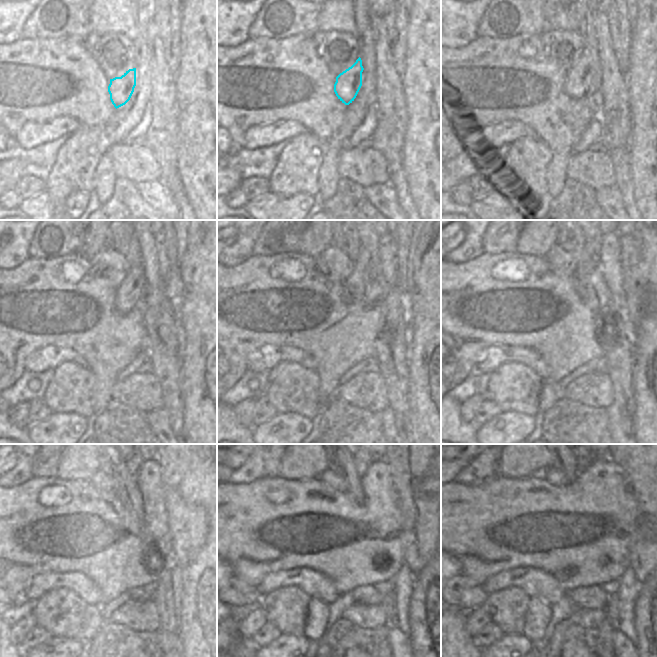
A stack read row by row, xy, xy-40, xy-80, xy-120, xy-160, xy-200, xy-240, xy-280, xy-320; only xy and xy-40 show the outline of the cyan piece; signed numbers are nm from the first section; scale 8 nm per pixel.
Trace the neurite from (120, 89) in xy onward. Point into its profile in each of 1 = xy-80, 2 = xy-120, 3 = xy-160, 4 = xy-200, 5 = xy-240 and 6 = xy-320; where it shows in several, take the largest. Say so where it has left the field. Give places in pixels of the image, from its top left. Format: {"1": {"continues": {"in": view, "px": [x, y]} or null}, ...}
{"1": {"continues": {"in": "xy-80", "px": [576, 80]}}, "2": {"continues": {"in": "xy-120", "px": [131, 290]}}, "3": {"continues": {"in": "xy-160", "px": [355, 285]}}, "4": {"continues": {"in": "xy-200", "px": [588, 260]}}, "5": {"continues": {"in": "xy-240", "px": [133, 464]}}, "6": {"continues": {"in": "xy-320", "px": [582, 464]}}}

